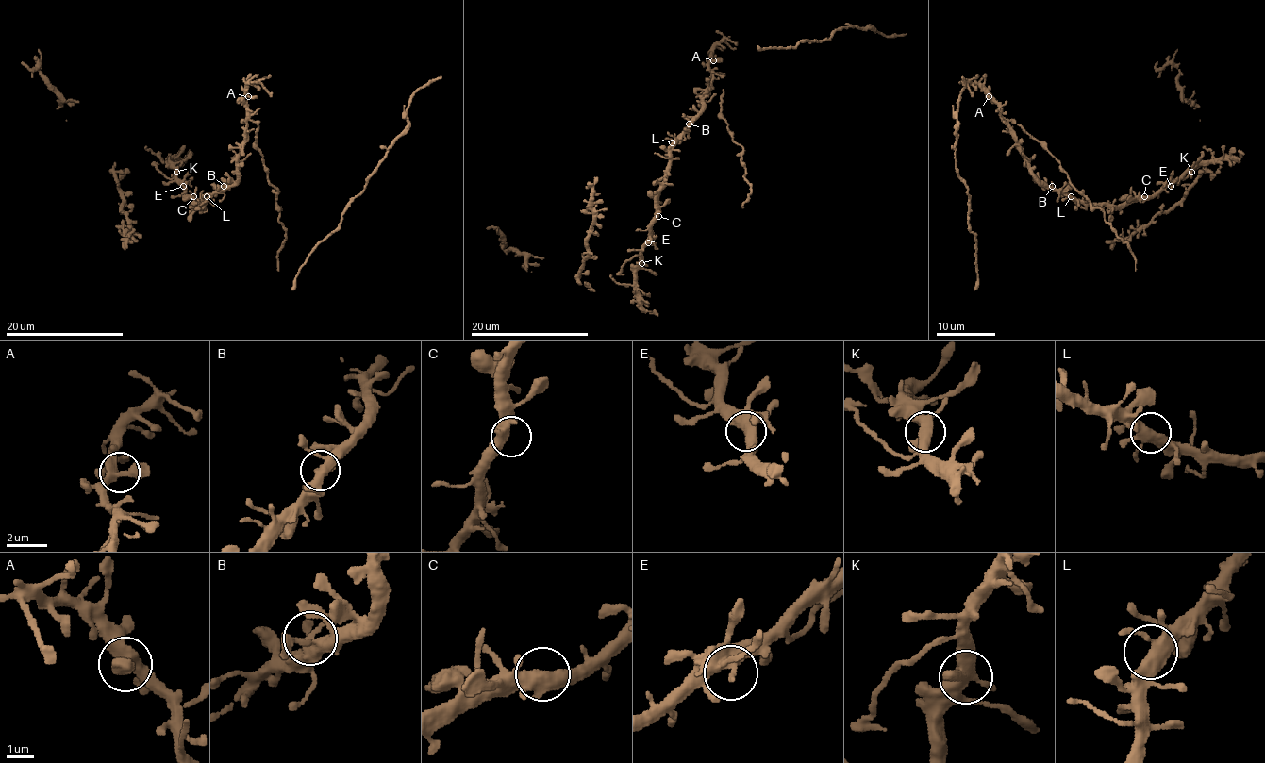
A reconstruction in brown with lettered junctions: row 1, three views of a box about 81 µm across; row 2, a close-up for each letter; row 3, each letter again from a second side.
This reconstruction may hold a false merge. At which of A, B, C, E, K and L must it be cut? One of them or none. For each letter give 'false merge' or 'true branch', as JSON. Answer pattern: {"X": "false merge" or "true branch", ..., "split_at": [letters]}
{"A": "true branch", "B": "true branch", "C": "true branch", "E": "true branch", "K": "true branch", "L": "true branch", "split_at": []}

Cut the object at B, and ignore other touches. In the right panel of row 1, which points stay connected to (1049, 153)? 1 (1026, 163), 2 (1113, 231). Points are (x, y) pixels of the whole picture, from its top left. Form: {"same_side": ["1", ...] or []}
{"same_side": ["2"]}

